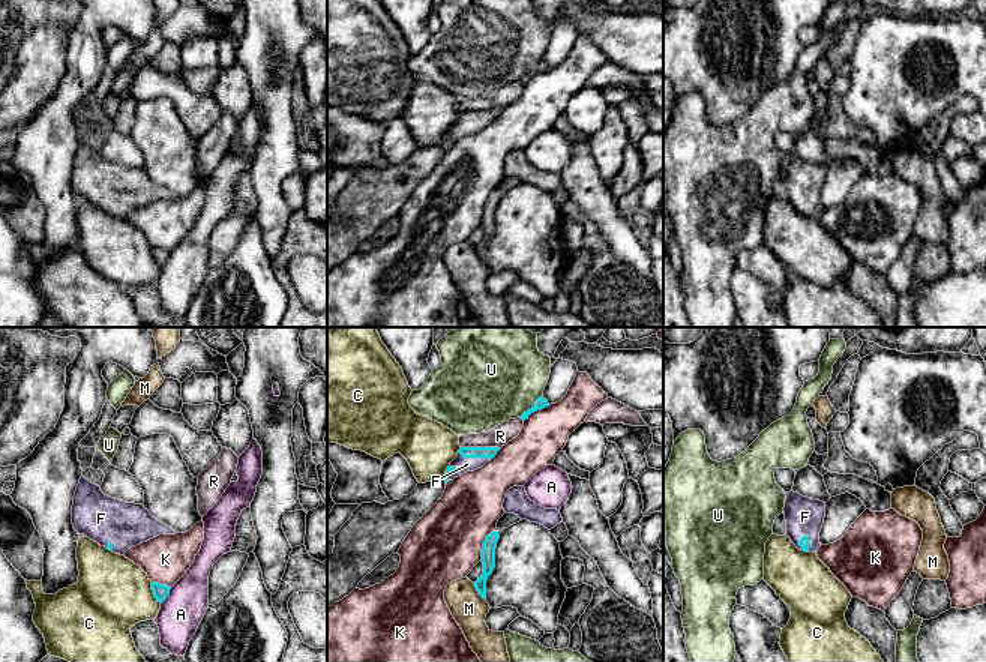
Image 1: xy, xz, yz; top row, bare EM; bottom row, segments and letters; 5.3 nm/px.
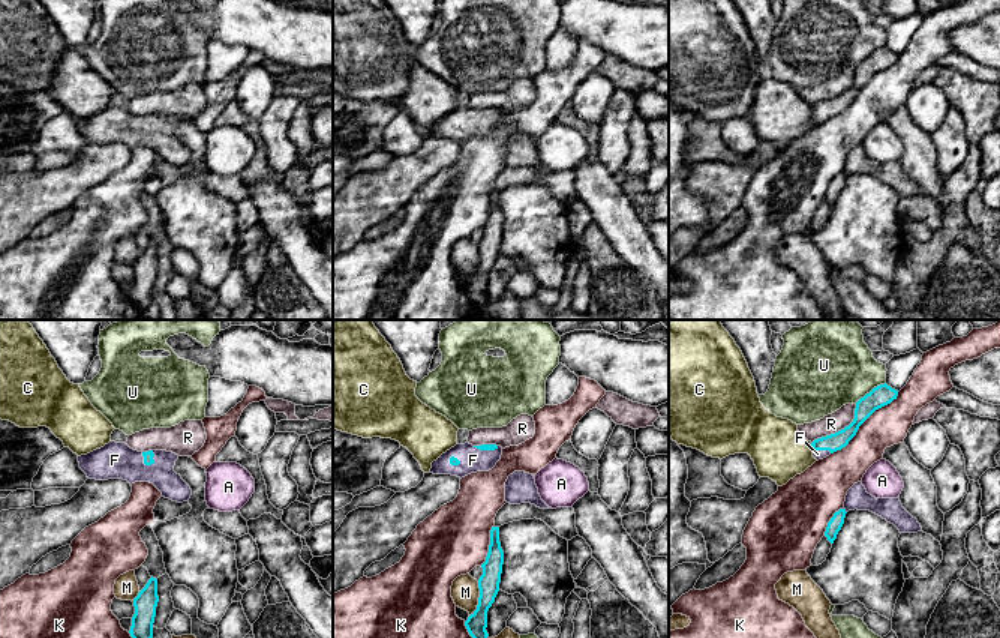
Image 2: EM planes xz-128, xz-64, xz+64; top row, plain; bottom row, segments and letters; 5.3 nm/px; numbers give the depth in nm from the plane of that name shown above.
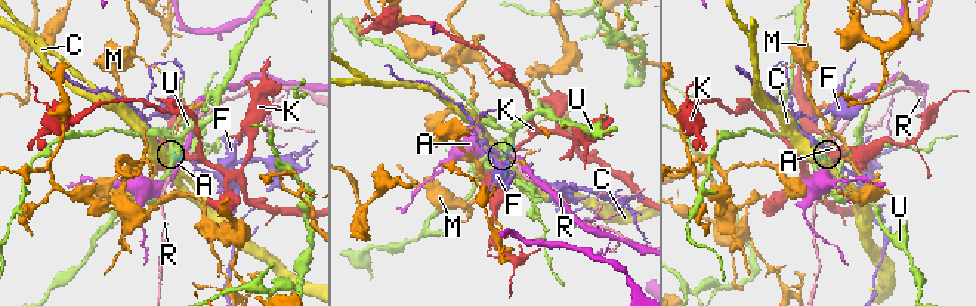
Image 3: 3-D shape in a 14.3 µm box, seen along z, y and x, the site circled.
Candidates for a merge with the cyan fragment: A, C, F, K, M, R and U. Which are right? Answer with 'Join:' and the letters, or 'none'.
Join: F

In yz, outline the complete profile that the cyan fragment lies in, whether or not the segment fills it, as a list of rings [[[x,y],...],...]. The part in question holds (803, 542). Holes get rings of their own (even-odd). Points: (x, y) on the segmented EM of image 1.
[[[788,492],[785,498],[786,536],[804,552],[816,552],[821,546],[819,531],[825,518],[825,503]]]

